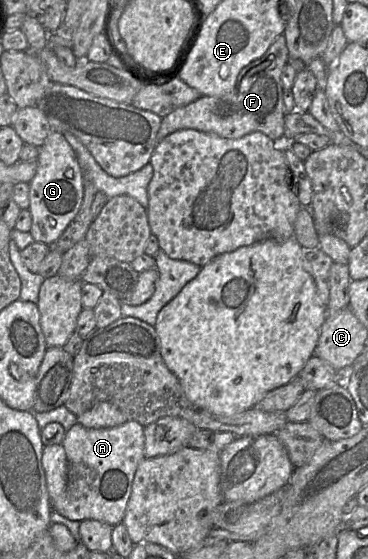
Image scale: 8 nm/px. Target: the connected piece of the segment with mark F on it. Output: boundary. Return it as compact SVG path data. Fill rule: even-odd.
M281 34L261 58L252 61L240 71L231 92L223 96L201 96L163 117L157 132L157 143L182 129L214 133L228 139L239 139L252 132L262 132L273 141L281 138L285 131L284 118L287 113L283 102L281 74L288 62L286 39L284 34Z

